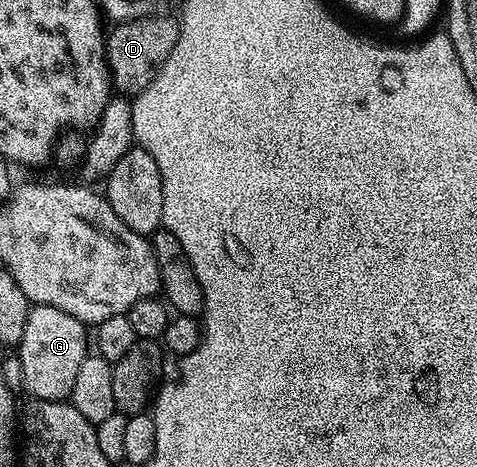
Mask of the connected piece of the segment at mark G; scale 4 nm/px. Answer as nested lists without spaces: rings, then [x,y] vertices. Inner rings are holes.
[[[53,305],[32,306],[28,312],[26,332],[18,346],[22,374],[25,375],[24,388],[29,398],[68,401],[74,391],[74,379],[89,355],[90,333],[84,322]]]

